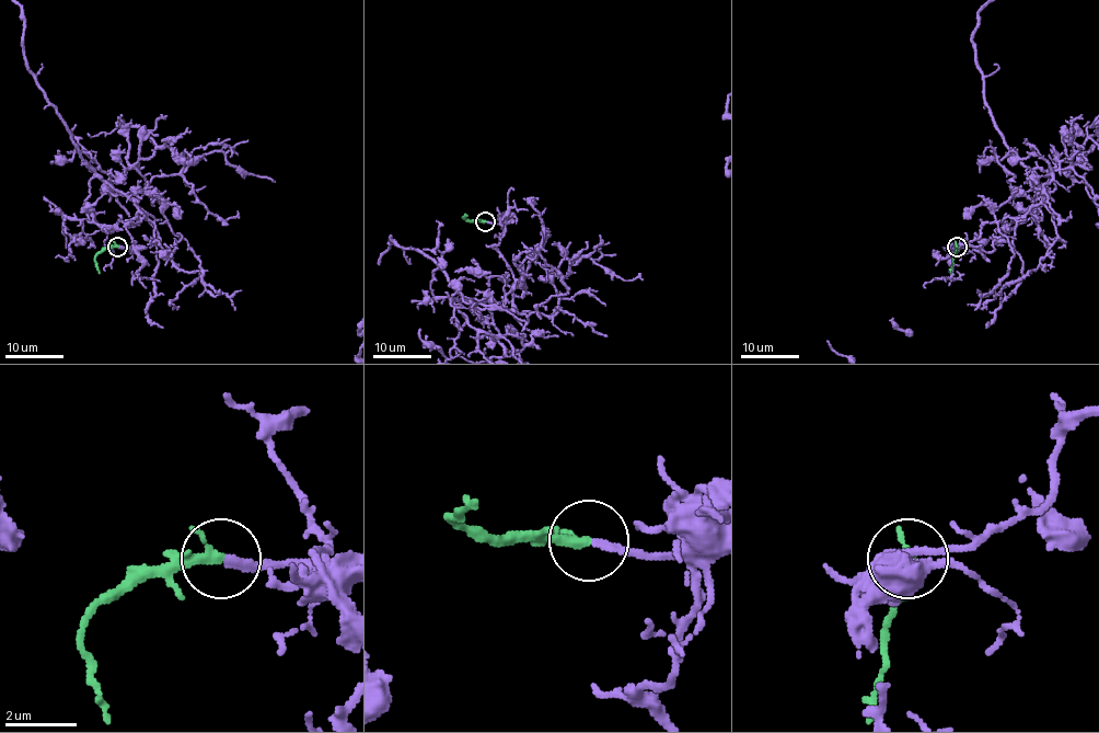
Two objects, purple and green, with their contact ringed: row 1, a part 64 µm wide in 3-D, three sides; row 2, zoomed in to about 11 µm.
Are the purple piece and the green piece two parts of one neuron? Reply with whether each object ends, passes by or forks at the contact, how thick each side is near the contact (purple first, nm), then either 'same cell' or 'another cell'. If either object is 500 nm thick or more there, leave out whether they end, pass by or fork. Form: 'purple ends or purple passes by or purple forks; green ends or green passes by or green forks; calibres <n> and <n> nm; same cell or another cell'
purple ends; green ends; calibres 220 and 320 nm; same cell

